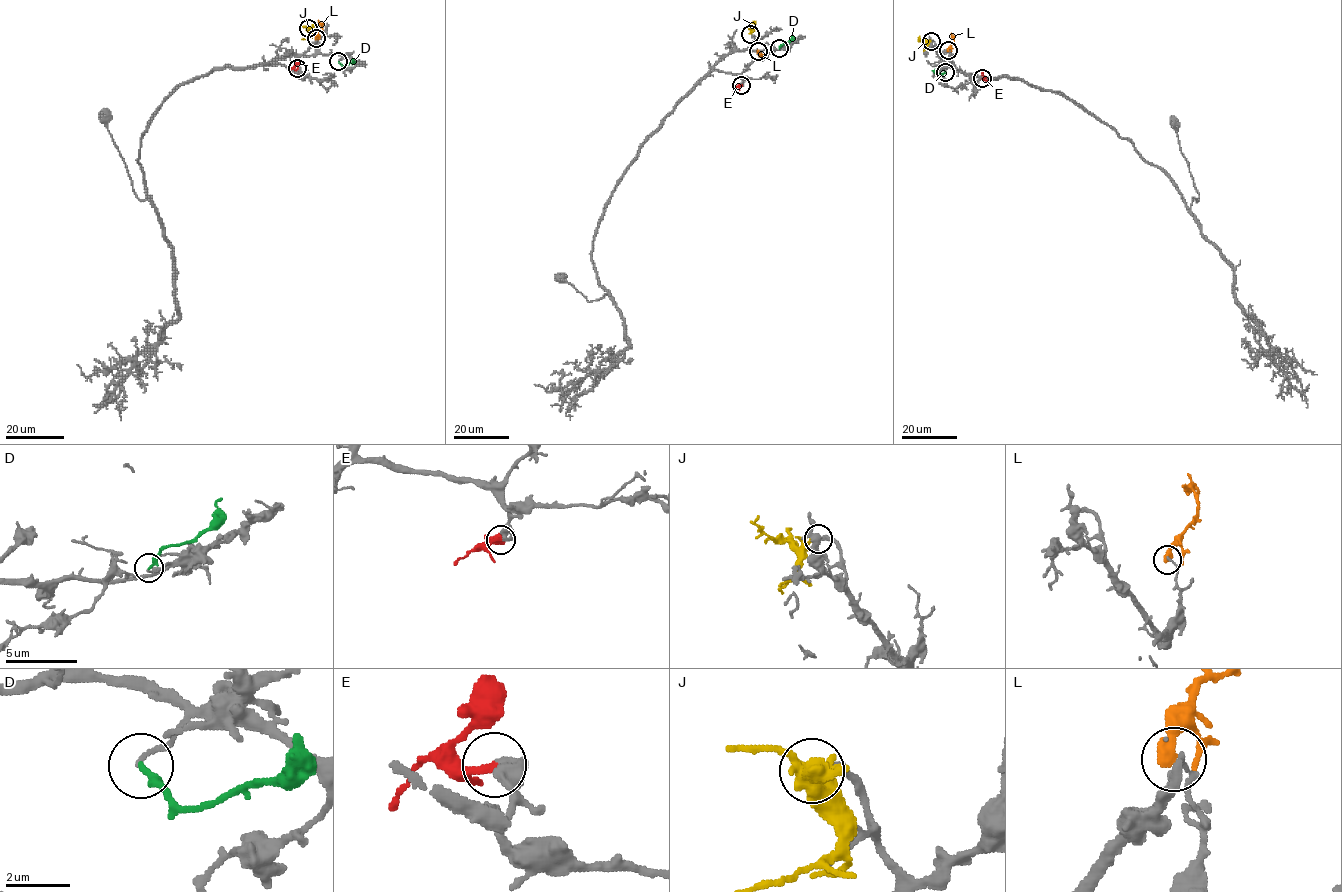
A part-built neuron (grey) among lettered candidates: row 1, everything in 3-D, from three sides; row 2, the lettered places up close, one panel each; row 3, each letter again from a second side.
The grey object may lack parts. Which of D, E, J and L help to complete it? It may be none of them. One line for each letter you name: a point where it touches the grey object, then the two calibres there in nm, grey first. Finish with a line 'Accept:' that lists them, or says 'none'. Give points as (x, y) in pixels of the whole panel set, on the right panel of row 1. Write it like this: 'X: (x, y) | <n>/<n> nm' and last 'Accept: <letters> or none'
E: (982, 78) | 400/240 nm
J: (931, 41) | 220/260 nm
Accept: E, J

